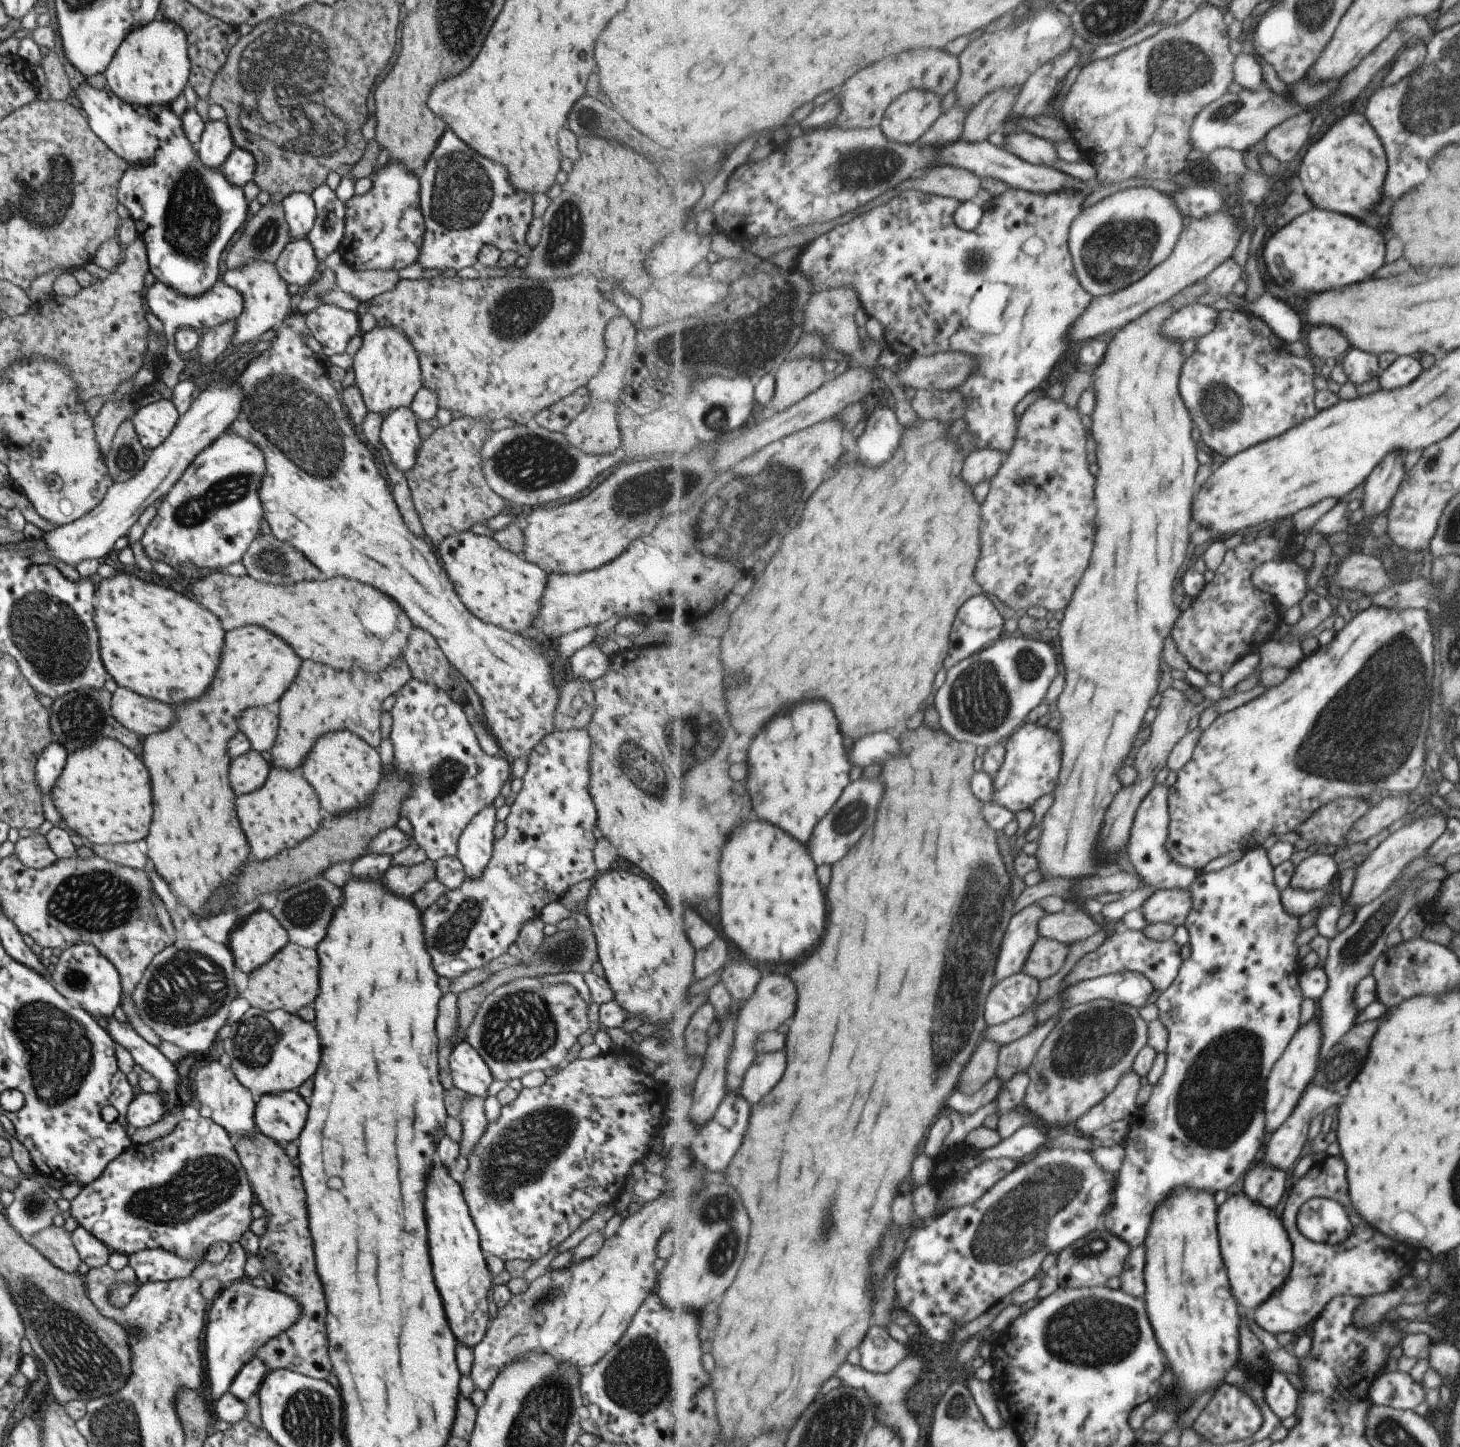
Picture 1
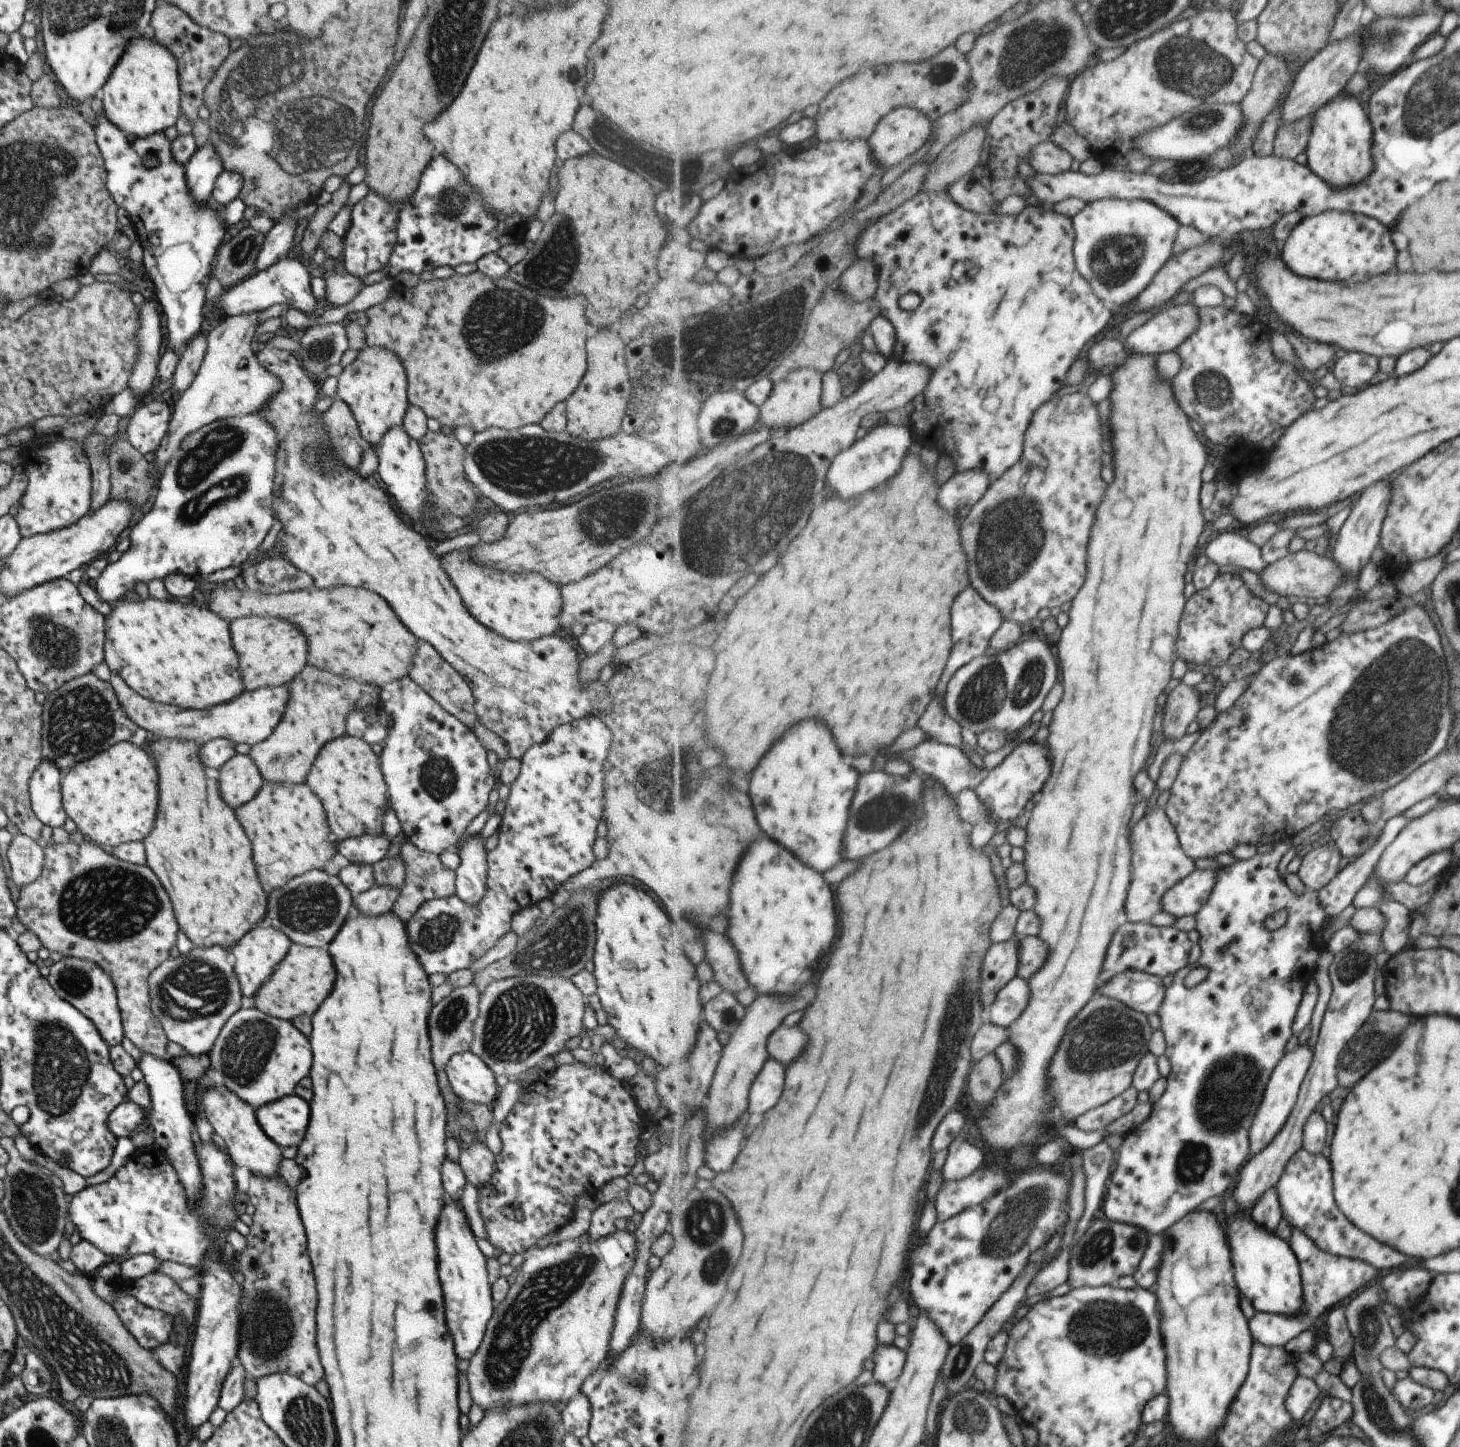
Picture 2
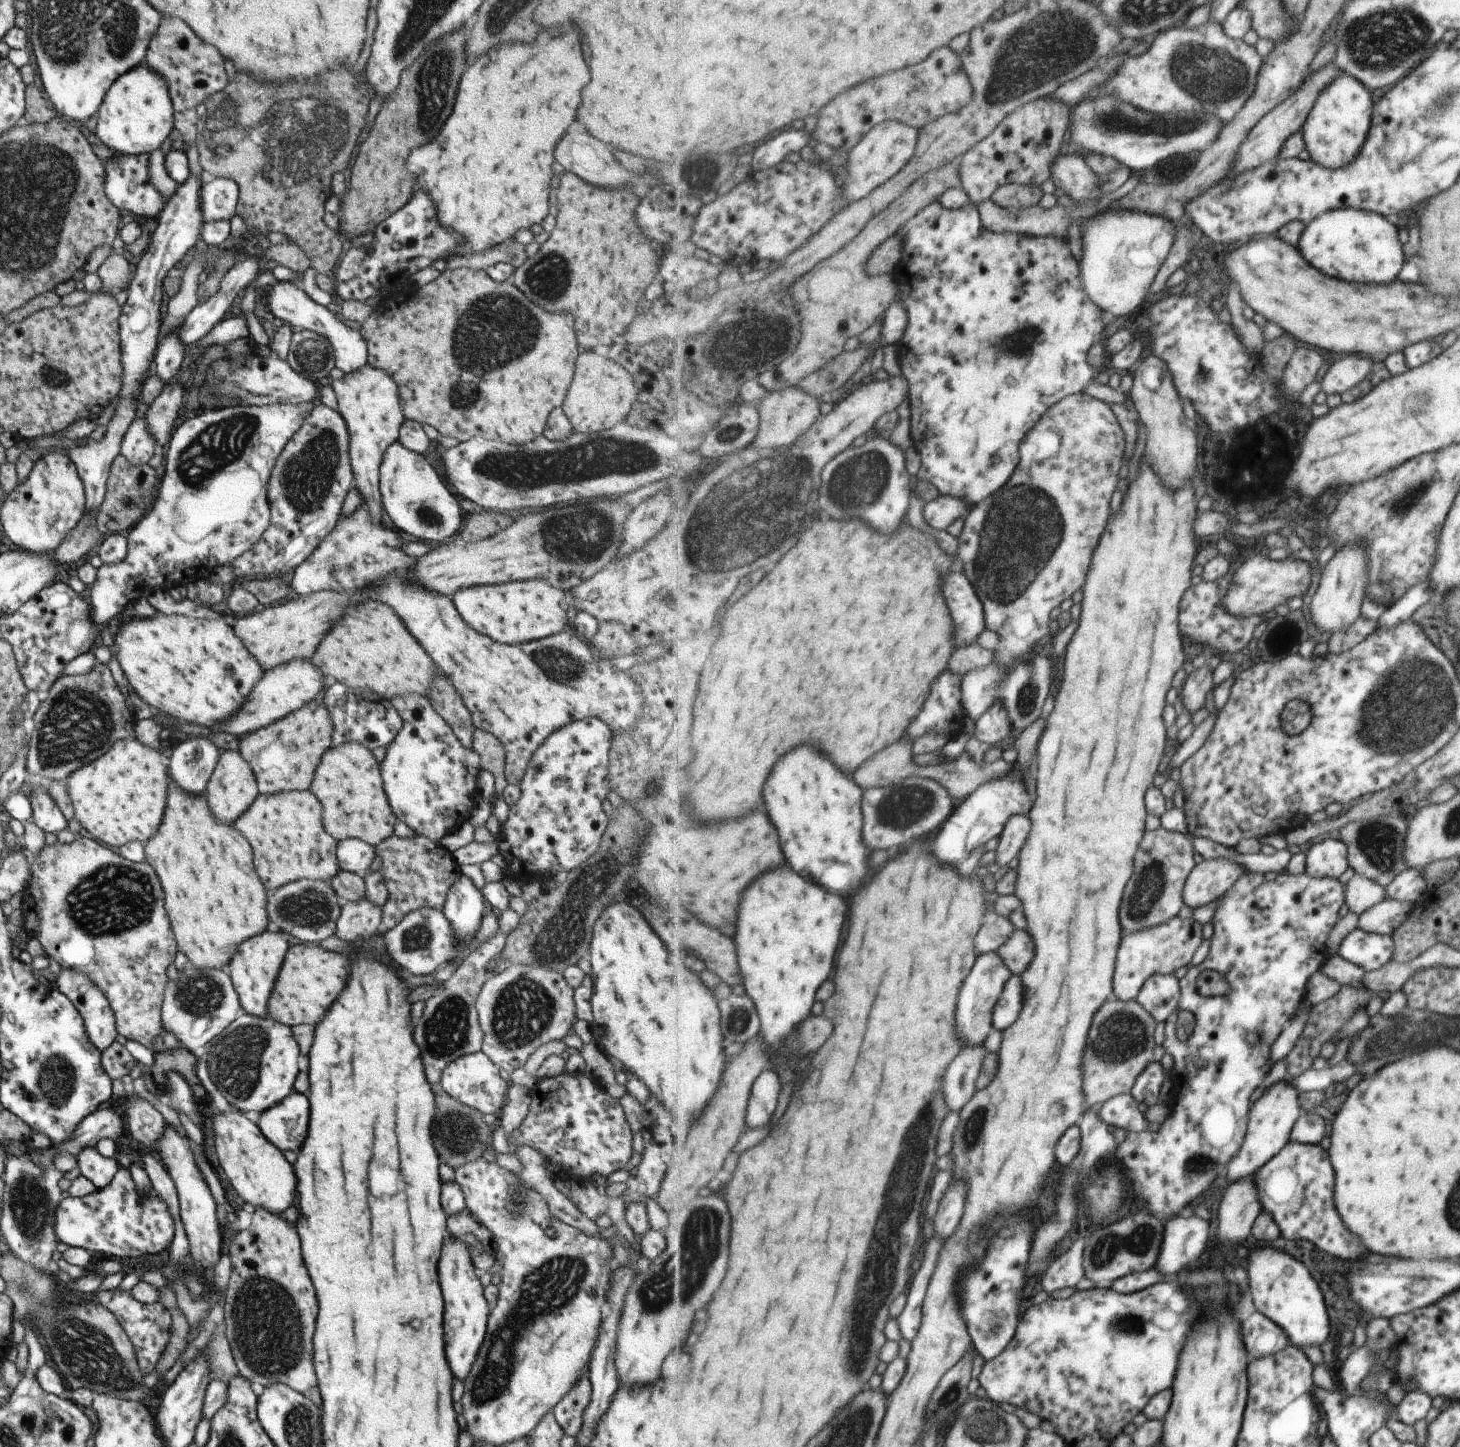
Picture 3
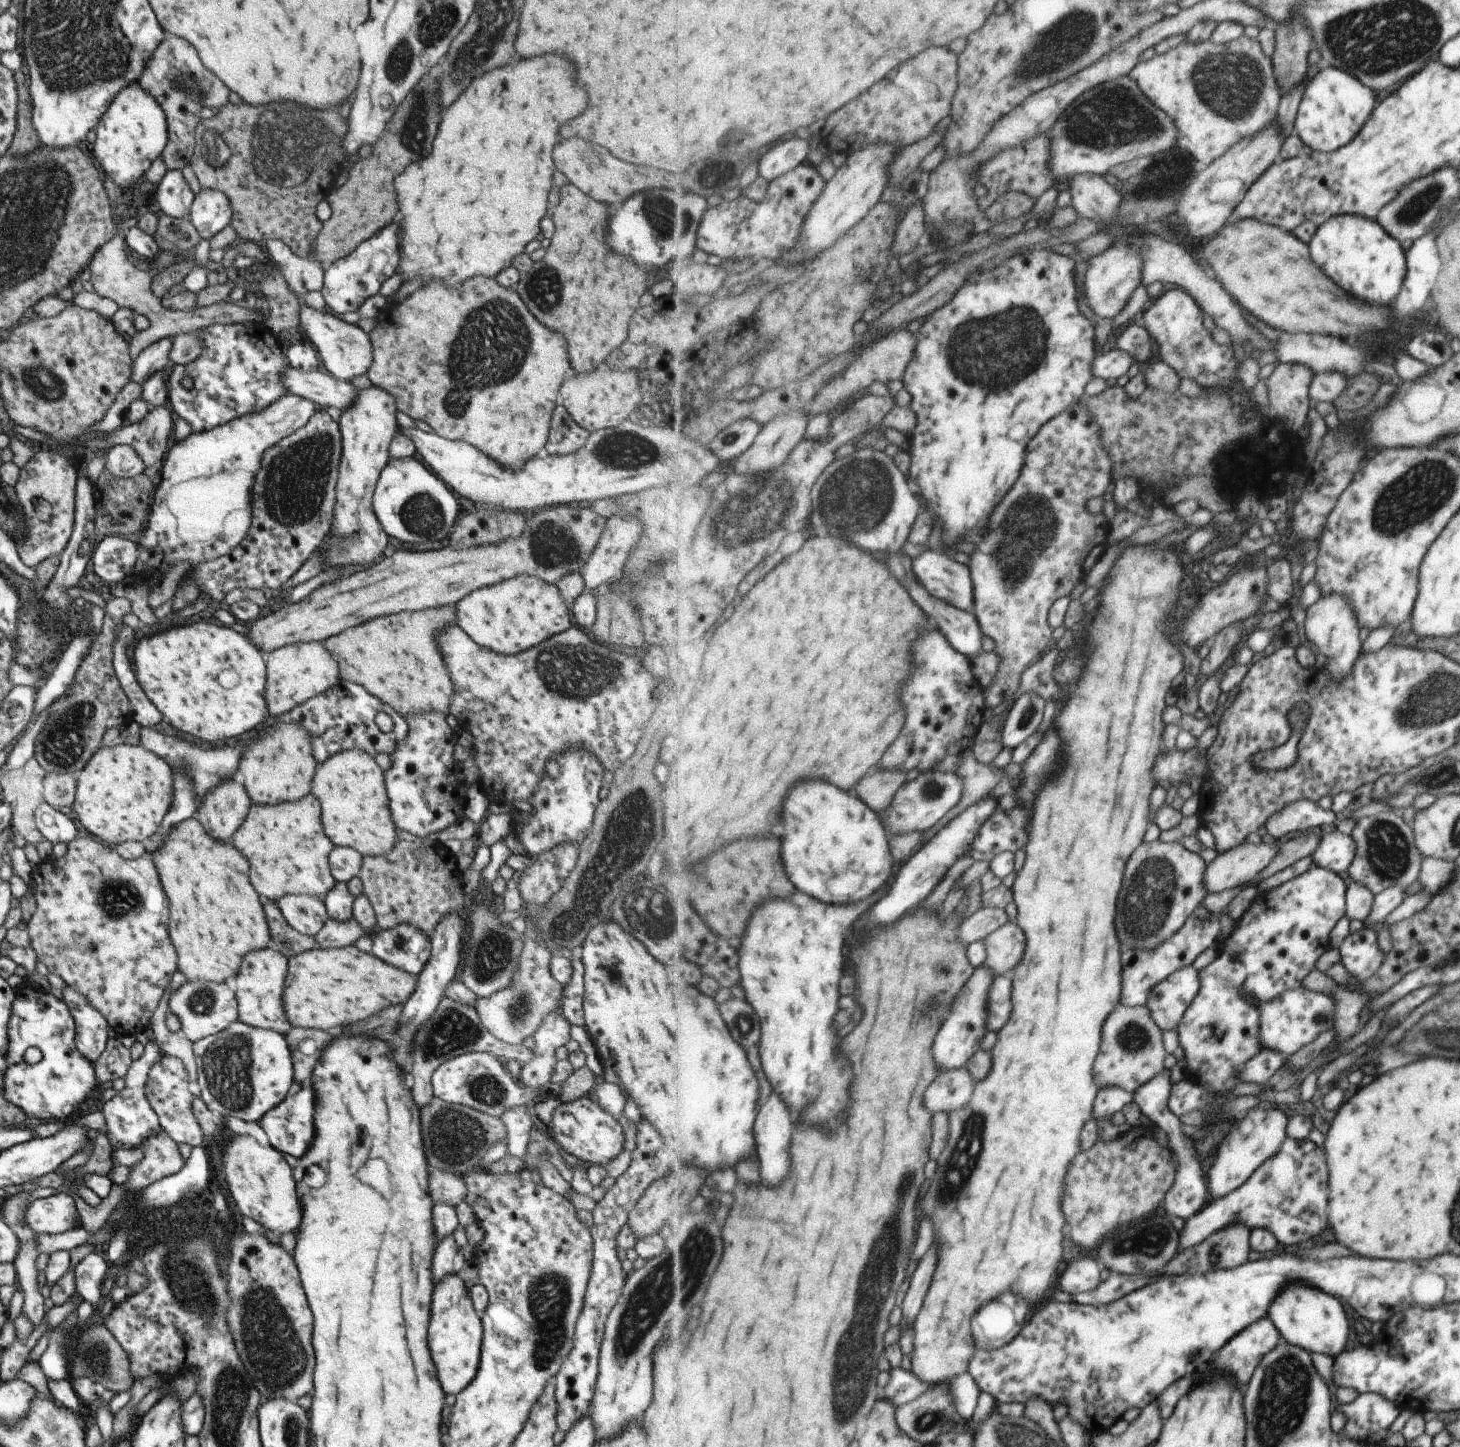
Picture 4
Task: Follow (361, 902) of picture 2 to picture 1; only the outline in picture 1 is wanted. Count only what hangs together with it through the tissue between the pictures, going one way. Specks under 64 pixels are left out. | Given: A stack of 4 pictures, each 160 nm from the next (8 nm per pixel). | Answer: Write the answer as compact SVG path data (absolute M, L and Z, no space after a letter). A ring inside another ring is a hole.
M427 858L411 866L391 865L381 877L381 882L393 894L407 899L433 879L435 871L435 862Z

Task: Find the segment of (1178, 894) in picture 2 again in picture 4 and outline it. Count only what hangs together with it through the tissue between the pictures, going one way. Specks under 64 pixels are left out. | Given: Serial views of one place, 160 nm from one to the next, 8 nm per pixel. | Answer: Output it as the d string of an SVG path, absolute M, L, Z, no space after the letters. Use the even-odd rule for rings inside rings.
M1263 842L1255 844L1243 844L1236 846L1228 852L1218 853L1208 863L1207 874L1204 880L1207 882L1208 892L1223 892L1237 888L1255 878L1268 864L1273 862L1281 844L1274 842L1274 846Z

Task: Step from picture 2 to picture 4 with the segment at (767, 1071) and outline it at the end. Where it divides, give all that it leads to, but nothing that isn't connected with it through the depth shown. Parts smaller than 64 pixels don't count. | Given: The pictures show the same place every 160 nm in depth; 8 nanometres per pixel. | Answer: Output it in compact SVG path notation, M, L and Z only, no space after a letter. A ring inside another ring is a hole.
M773 1092L767 1100L767 1104L761 1106L761 1114L757 1116L757 1150L763 1166L763 1180L771 1186L777 1186L783 1182L783 1176L789 1174L789 1146L791 1146L791 1136L793 1134L793 1118L789 1106L781 1100L777 1092Z

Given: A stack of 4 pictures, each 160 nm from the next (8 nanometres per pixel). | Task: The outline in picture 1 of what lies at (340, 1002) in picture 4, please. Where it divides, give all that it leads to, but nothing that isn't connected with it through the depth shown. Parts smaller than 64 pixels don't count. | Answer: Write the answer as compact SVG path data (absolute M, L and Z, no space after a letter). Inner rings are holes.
M287 942L264 965L253 969L247 975L245 989L238 996L245 998L251 1007L263 1012L281 1009L296 1014L302 1007L301 1004L309 1004L315 998L318 982L315 976L318 978L317 953Z

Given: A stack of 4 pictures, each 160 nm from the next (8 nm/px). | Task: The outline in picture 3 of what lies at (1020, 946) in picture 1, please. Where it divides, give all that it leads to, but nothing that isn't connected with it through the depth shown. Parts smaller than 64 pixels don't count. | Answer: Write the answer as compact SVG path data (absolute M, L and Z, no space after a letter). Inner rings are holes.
M997 951L983 954L972 967L972 973L965 982L965 990L961 990L959 1010L957 1010L957 1024L959 1024L957 1028L959 1028L959 1036L966 1046L986 1044L989 1034L994 1029L993 1014L997 1002L1000 1001L1001 994L1004 993L1005 986L1012 976L1012 971L1001 960Z

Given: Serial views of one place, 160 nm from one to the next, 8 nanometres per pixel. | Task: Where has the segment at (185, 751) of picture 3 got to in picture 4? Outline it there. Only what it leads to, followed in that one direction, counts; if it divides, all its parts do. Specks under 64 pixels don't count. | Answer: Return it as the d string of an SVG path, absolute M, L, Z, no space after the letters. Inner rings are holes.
M177 768L172 770L173 774L173 800L169 811L161 820L158 830L150 837L144 840L143 846L146 848L146 855L150 854L155 847L160 845L160 842L167 836L167 832L181 824L183 820L187 820L196 813L198 808L195 802L195 792L191 786L191 780L187 778L185 770Z

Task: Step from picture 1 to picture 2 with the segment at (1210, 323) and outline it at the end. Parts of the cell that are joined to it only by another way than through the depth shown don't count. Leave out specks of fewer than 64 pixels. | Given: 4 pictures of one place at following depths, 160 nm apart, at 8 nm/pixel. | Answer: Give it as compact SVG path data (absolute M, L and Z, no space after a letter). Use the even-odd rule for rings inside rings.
M1192 303L1169 307L1154 315L1151 320L1129 334L1125 344L1126 356L1133 353L1160 355L1170 350L1177 351L1188 338L1197 332L1200 324L1200 310Z

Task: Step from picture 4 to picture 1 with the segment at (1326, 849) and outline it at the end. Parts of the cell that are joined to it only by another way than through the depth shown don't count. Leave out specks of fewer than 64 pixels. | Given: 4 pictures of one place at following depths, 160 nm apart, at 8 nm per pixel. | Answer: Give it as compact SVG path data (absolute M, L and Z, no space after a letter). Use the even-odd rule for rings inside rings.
M1311 855L1298 864L1290 886L1305 891L1324 889L1338 873L1337 862L1331 856Z

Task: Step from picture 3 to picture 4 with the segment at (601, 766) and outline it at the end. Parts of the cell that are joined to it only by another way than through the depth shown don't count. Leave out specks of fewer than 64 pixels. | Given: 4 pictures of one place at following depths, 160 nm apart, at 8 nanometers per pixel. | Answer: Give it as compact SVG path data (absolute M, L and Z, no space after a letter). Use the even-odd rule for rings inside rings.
M581 748L561 750L555 758L549 758L541 782L537 782L533 794L529 796L533 814L519 816L517 820L521 822L514 822L512 830L529 858L536 860L538 854L567 843L578 848L591 829L603 771L604 768L593 758L593 754Z

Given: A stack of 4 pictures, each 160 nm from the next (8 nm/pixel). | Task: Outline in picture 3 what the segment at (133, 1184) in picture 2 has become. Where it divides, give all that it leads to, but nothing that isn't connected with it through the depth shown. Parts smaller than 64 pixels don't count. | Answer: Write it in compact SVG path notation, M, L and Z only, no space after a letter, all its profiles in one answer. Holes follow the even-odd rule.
M118 1168L105 1188L83 1198L68 1197L57 1204L53 1214L55 1240L68 1247L83 1248L97 1259L139 1258L143 1254L157 1254L170 1246L173 1220L163 1200L151 1189L137 1194L129 1170Z

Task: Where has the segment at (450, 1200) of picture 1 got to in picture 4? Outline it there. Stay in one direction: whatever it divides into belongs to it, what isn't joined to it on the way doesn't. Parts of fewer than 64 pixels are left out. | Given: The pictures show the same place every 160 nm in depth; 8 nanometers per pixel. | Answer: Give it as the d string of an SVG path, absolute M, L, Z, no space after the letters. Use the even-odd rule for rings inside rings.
M454 1272L442 1276L433 1285L430 1302L427 1346L443 1392L456 1395L473 1380L477 1372L482 1339L480 1318L474 1311L468 1289Z

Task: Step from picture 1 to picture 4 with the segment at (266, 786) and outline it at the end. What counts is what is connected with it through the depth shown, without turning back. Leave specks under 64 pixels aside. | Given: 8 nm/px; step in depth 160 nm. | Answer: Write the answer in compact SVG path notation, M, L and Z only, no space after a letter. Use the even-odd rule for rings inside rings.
M311 794L293 802L279 802L273 806L252 805L229 842L246 858L249 864L249 882L253 884L257 894L267 896L273 902L283 895L306 894L323 899L324 894L336 883L328 863L328 854L334 846L322 832L320 805Z

